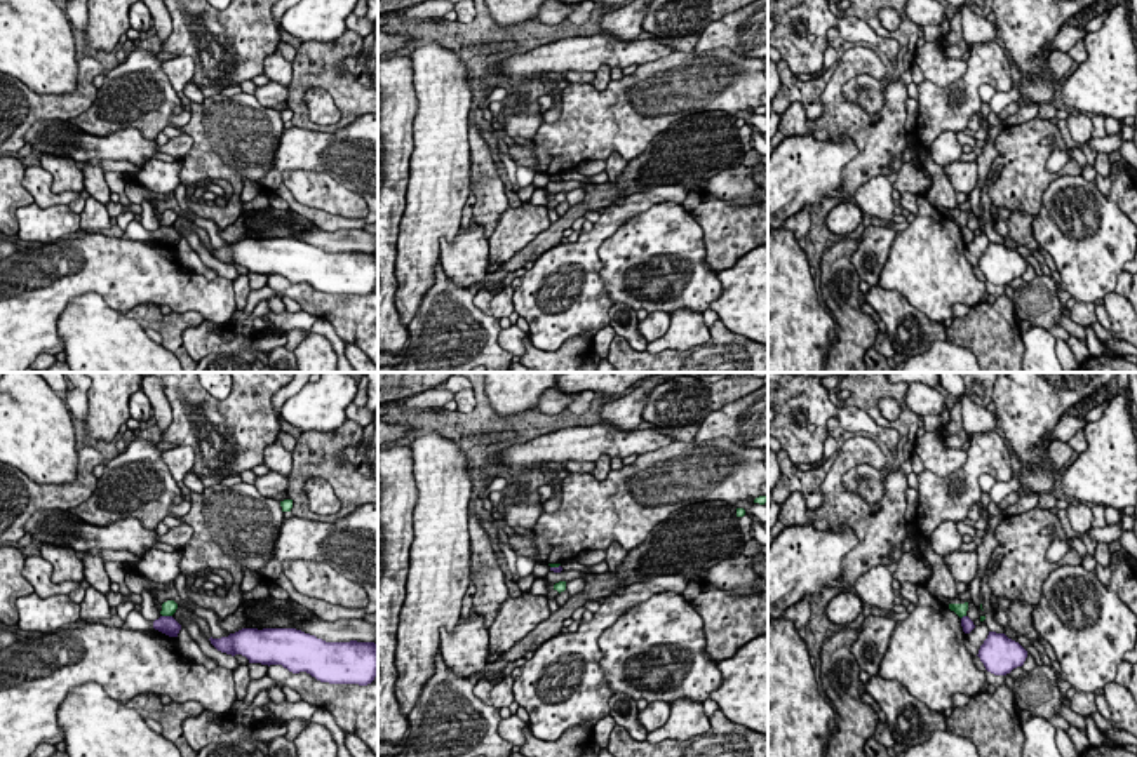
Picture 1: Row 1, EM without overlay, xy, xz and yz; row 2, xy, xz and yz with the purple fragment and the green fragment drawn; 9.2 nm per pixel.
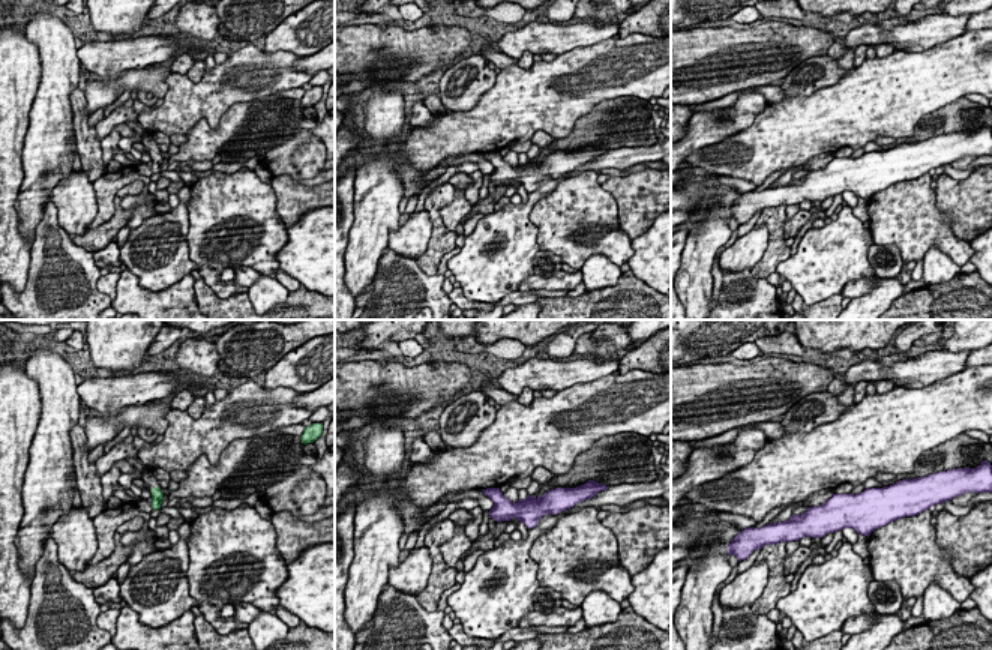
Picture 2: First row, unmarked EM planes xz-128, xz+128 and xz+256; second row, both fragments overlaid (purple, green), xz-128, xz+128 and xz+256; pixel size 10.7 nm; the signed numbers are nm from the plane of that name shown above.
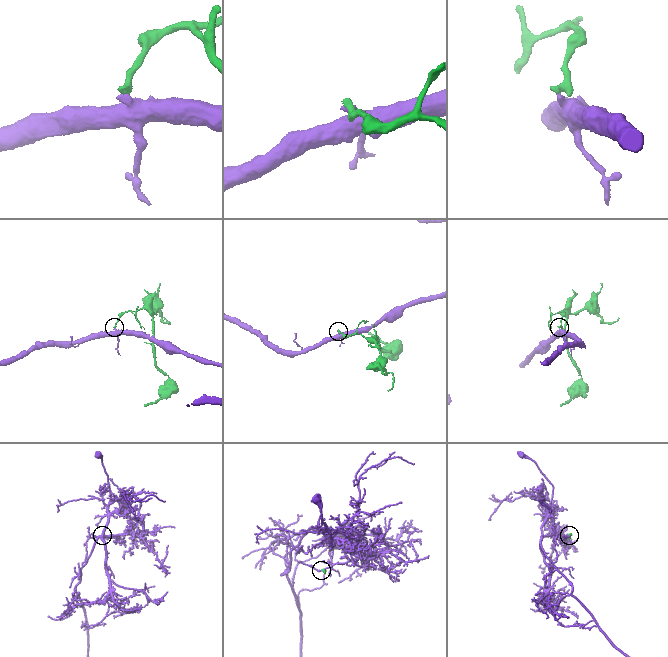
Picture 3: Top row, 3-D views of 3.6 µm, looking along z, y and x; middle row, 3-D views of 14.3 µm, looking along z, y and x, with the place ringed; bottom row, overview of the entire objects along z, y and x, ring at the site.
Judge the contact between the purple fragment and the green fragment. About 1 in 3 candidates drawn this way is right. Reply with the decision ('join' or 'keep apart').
keep apart

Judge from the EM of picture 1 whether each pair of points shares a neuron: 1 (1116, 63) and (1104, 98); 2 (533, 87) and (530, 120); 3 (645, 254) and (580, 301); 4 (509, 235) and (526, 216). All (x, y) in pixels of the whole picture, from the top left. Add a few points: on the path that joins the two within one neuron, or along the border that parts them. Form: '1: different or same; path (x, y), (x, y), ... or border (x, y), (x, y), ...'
1: same; path (1110, 72), (1104, 89)
2: same; path (530, 96), (530, 112)
3: different; border (599, 244), (601, 281), (613, 303)
4: same; path (514, 230), (523, 221)

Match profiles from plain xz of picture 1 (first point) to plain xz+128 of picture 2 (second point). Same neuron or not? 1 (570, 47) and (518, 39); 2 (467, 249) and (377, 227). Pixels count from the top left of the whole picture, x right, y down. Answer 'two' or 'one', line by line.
1: one
2: two

